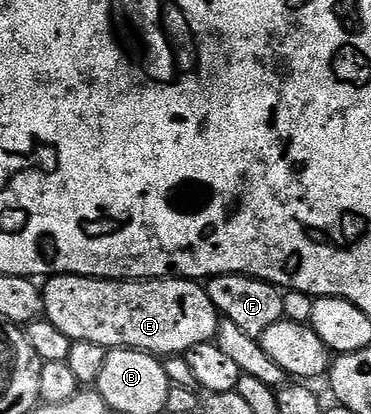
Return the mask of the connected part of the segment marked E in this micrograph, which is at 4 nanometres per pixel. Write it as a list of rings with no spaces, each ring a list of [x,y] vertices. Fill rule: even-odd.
[[[61,274],[60,276],[48,276],[42,281],[41,295],[43,298],[43,316],[49,322],[53,322],[53,326],[57,326],[57,330],[61,330],[61,334],[66,334],[73,342],[76,340],[80,340],[81,342],[97,342],[97,346],[105,346],[109,350],[112,348],[132,348],[138,352],[150,352],[152,356],[170,358],[172,356],[183,356],[190,348],[198,344],[210,344],[219,335],[219,326],[221,323],[219,311],[213,306],[206,287],[202,283],[193,280],[182,278],[164,278],[162,280],[102,280],[96,276]]]

